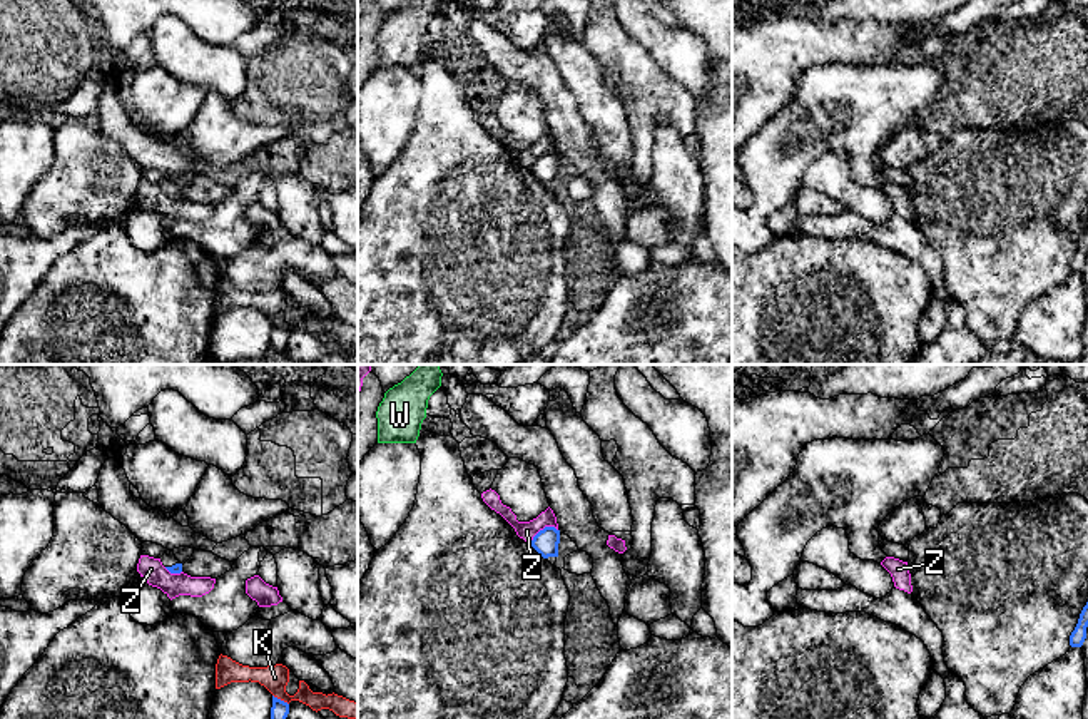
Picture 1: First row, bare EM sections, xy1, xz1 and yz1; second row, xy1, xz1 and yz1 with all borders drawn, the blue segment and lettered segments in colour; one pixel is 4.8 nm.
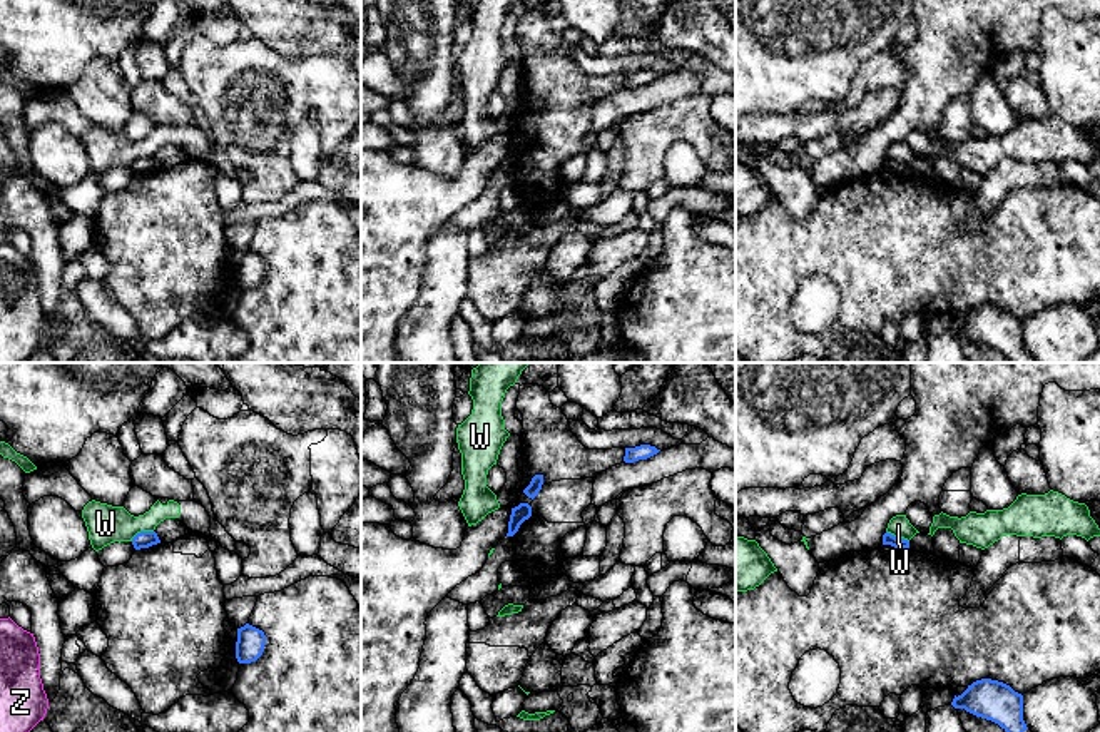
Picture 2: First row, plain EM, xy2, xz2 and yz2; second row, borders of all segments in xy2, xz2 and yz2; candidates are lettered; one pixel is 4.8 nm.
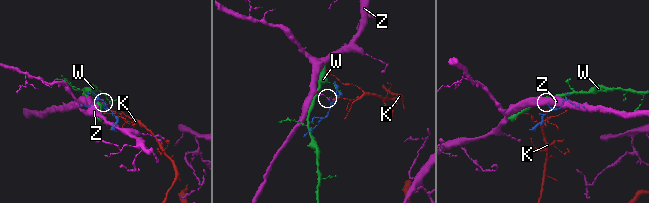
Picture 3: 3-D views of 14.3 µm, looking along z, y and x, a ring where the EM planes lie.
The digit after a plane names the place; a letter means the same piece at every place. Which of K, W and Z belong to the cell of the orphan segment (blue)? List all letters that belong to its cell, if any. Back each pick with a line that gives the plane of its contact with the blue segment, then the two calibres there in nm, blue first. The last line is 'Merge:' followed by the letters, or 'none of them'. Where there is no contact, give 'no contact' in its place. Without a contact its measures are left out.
Merge: none of them

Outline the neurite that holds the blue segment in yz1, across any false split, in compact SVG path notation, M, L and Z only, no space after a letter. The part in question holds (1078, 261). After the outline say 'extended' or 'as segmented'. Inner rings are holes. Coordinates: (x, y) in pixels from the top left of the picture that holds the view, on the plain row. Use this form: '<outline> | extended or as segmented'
M1088 227L1083 232L1078 249L1075 252L1075 256L1070 261L1070 271L1071 273L1081 273L1085 264L1086 264L1086 252L1088 252Z | as segmented

